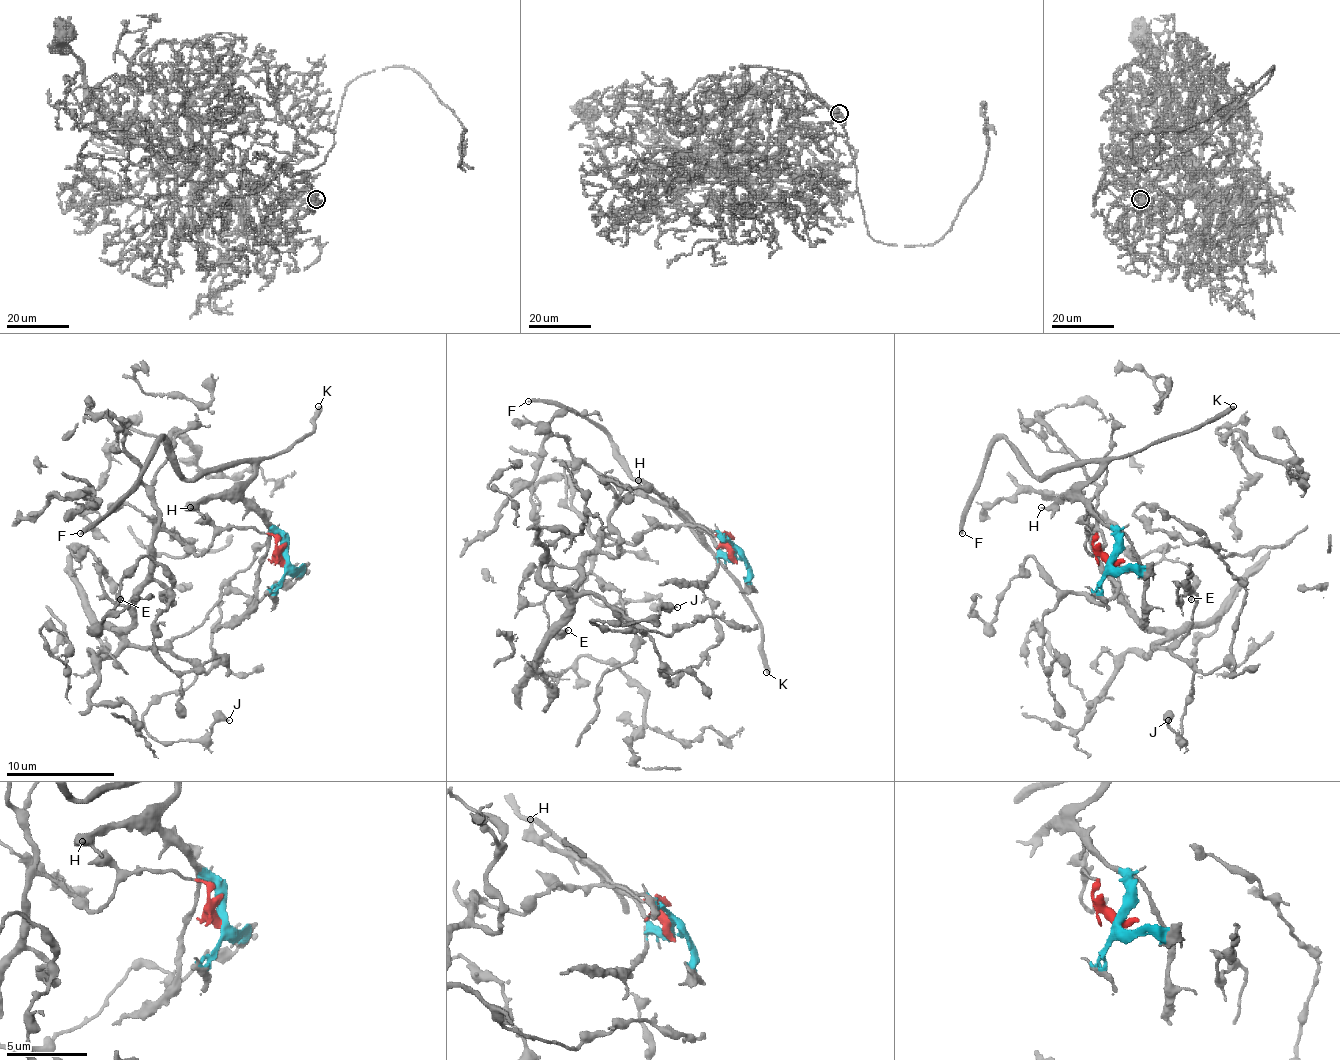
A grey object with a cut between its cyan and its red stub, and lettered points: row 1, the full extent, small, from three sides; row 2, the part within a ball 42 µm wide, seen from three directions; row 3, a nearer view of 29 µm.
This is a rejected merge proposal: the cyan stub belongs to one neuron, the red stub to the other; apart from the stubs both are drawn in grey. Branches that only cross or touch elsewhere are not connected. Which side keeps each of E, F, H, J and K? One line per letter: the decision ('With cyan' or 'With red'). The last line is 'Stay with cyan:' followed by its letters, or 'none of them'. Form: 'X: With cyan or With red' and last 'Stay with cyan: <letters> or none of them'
E: With red
F: With cyan
H: With cyan
J: With red
K: With cyan
Stay with cyan: F, H, K

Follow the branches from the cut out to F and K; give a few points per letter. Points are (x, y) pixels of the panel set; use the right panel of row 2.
F: (1111, 561), (1114, 531), (1081, 496), (1100, 466), (1068, 463), (1040, 479), (999, 439), (961, 518), (961, 534)
K: (1111, 561), (1114, 531), (1081, 496), (1087, 485), (1111, 460), (1190, 428), (1201, 428), (1234, 406)

